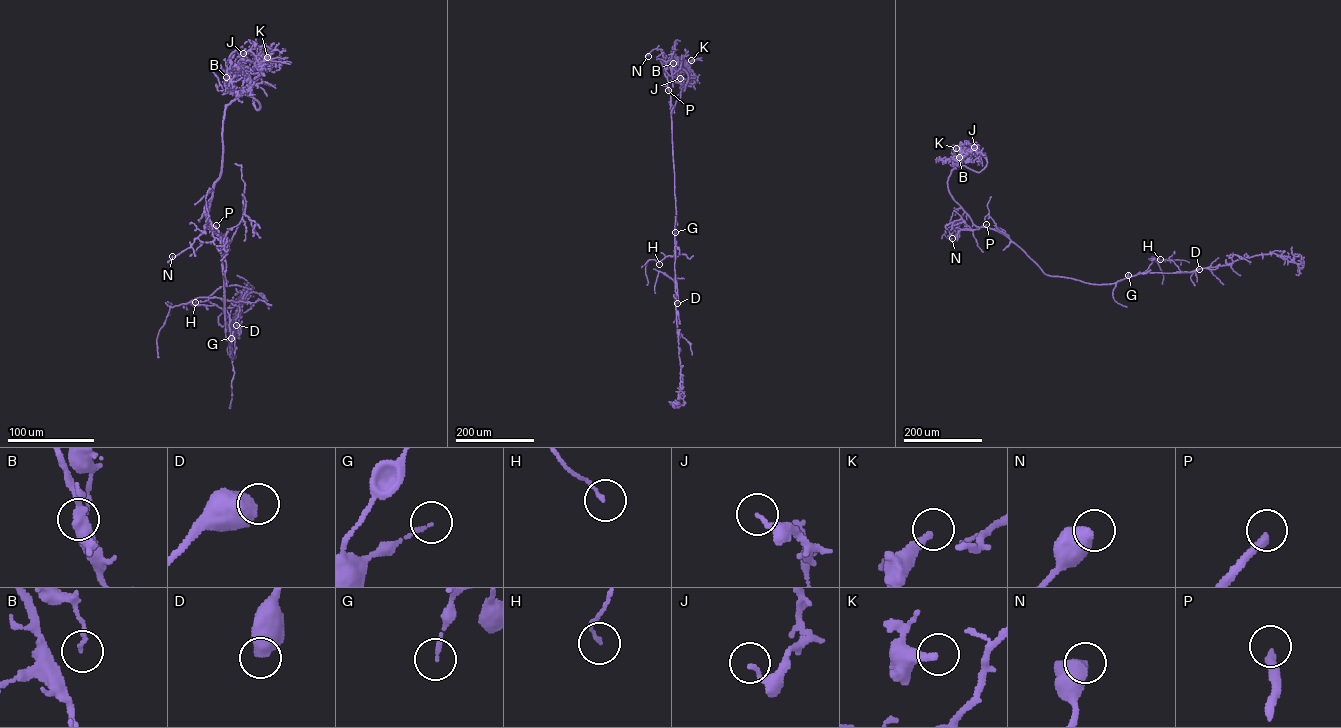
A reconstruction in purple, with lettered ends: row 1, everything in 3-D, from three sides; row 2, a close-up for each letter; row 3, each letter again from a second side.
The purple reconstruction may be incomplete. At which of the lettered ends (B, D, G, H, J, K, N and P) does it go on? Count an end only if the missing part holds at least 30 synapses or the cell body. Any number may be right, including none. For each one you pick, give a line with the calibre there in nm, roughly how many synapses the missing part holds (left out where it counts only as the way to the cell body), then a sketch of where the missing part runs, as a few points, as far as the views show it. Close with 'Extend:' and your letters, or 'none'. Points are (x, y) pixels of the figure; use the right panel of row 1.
P: 280 nm | 180 syn | (986, 224), (990, 224), (996, 201), (990, 197)
Extend: P

